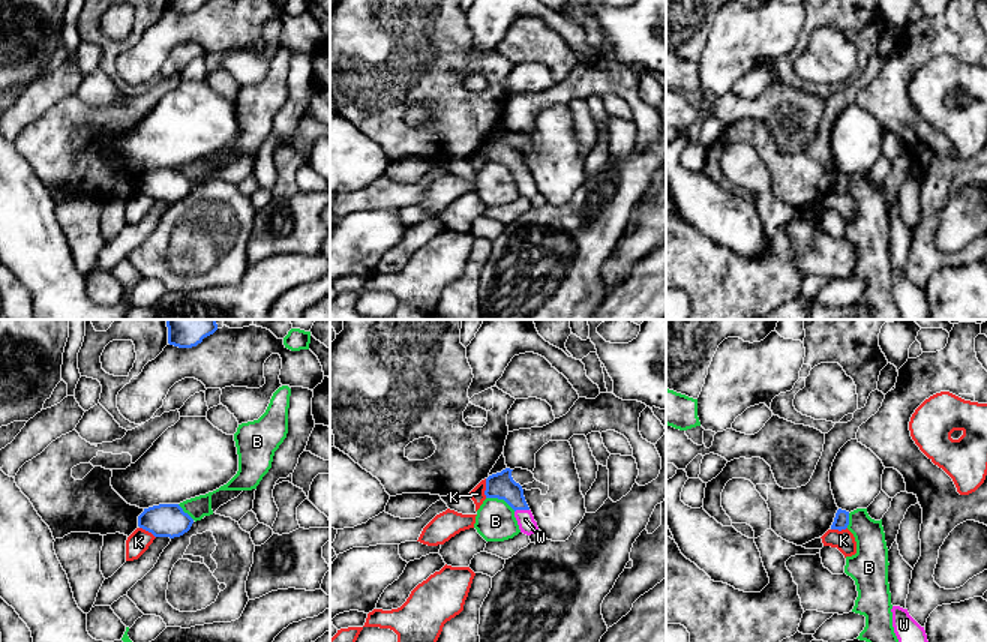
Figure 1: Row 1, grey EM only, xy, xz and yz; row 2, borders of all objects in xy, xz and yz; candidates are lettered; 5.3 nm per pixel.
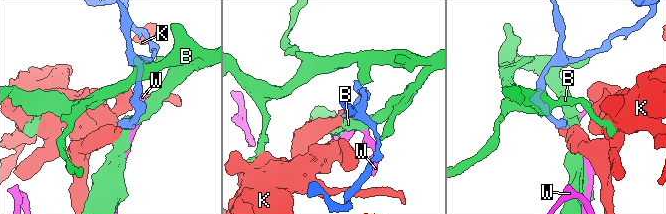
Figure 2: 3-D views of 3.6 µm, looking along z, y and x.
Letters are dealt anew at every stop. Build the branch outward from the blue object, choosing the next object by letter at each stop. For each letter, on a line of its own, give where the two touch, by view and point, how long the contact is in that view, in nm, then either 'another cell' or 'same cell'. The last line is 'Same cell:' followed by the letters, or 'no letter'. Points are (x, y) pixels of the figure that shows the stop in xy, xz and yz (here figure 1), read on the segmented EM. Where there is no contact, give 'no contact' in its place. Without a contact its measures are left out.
B: meets blue in xz at (501, 498); contact 180 nm long; another cell
K: meets blue in xz at (486, 488); contact 100 nm long; another cell
W: meets blue in xz at (521, 509); contact 80 nm long; same cell
Same cell: W

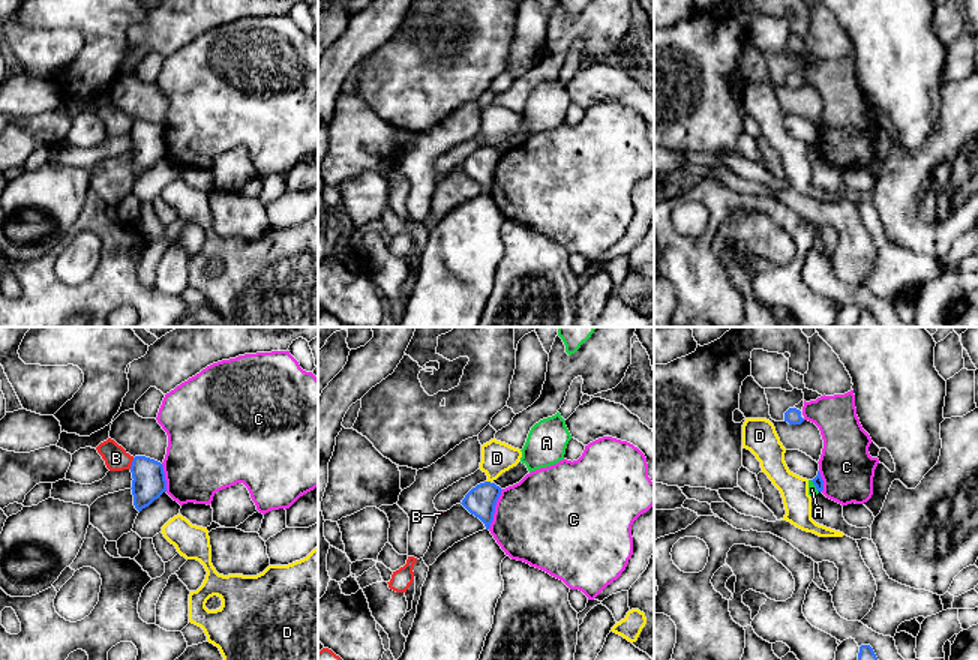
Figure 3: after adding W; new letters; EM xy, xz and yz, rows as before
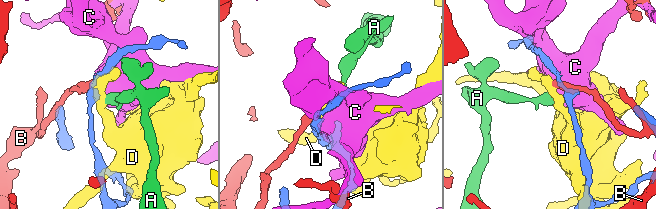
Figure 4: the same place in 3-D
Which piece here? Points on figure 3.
A: meets blue in yz at (815, 485); contact 80 nm long; another cell
B: meets blue in xy at (132, 464); contact 70 nm long; another cell
C: meets blue in xz at (494, 509); contact 240 nm long; another cell
D: meets blue in xz at (489, 482); contact 40 nm long; another cell
Same cell: no letter

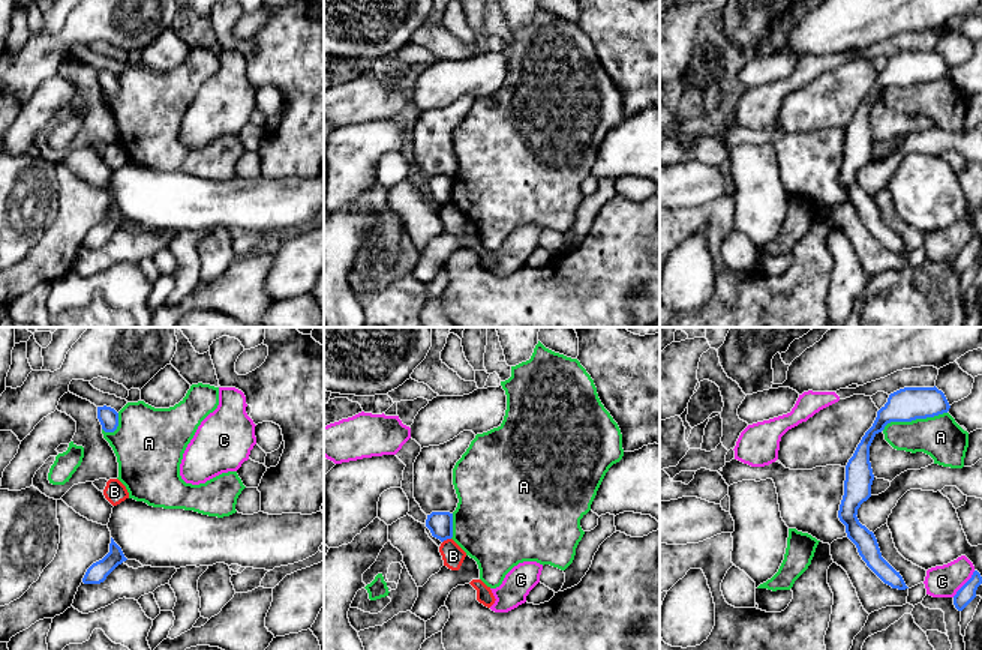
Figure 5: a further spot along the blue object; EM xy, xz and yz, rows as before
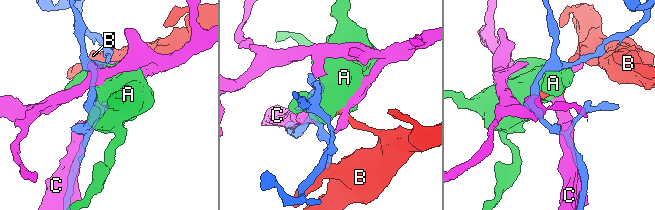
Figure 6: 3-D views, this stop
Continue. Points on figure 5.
A: meets blue in yz at (913, 419); contact 360 nm long; another cell
B: meets blue in xz at (446, 539); contact 50 nm long; another cell
C: meets blue in yz at (964, 584); contact 190 nm long; another cell
Same cell: no letter

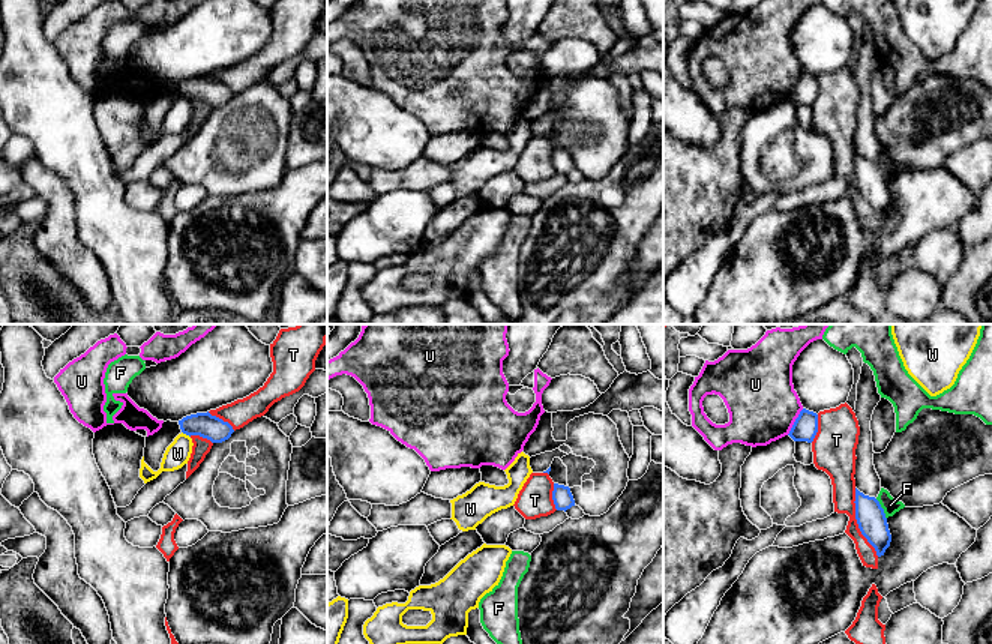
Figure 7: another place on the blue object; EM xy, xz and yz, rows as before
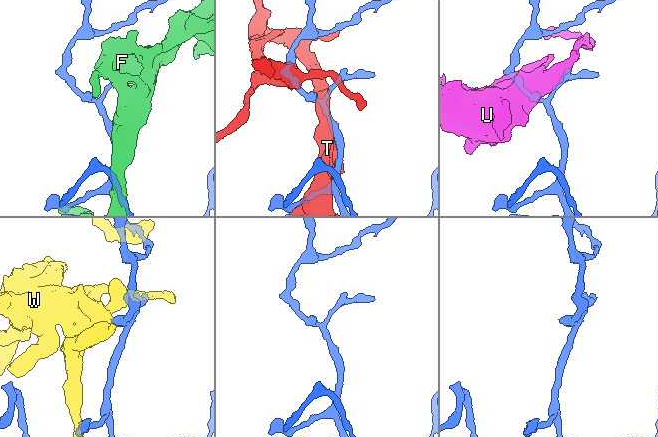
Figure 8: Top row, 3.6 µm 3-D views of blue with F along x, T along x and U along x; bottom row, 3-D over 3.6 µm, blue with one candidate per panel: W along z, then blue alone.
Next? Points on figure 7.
F: meets blue in yz at (883, 509); contact 130 nm long; another cell
T: meets blue in yz at (857, 523); contact 400 nm long; another cell
U: meets blue in yz at (794, 422); contact 170 nm long; another cell
W: meets blue in xy at (186, 434); contact 60 nm long; another cell
Same cell: no letter

